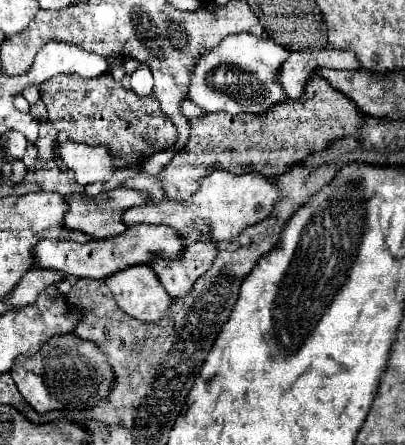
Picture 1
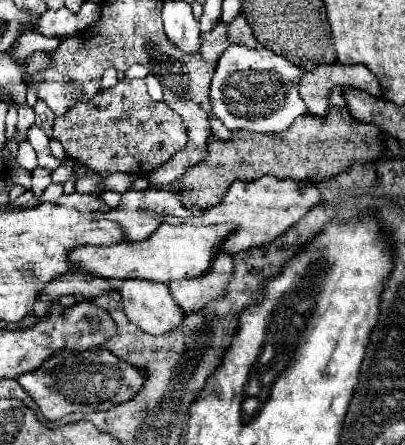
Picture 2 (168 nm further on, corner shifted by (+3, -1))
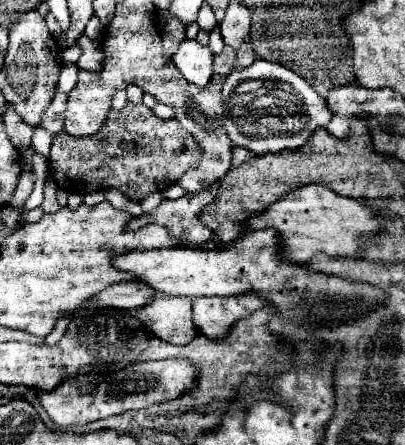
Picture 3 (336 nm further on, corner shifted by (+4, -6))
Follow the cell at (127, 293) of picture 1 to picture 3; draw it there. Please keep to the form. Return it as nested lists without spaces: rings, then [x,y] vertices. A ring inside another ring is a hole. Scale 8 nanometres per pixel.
[[[158,294],[146,308],[138,308],[136,318],[152,336],[170,344],[188,344],[198,334],[192,322],[192,298]]]

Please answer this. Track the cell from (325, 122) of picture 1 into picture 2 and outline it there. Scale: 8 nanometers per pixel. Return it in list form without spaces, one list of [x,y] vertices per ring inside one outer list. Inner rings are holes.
[[[335,87],[331,91],[329,115],[303,115],[283,135],[261,135],[239,131],[233,141],[211,141],[207,159],[183,175],[183,187],[189,193],[189,199],[183,199],[189,211],[205,211],[219,205],[225,197],[225,191],[233,181],[255,181],[263,175],[273,175],[277,179],[307,179],[307,181],[325,181],[335,177],[355,163],[371,163],[381,159],[385,153],[383,131],[375,125],[363,125],[355,121],[345,105],[343,89]]]

